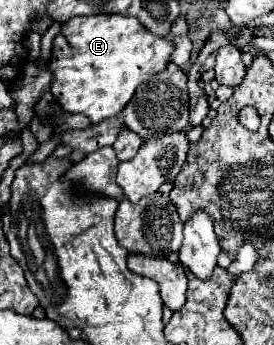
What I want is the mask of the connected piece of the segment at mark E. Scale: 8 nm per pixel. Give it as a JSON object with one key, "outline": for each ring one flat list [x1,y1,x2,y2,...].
{"outline":[[72,17,62,25,62,33,54,39,54,59,50,61,54,79,50,91,64,111,84,113,92,123,100,123,108,117,120,115,136,87,166,69,166,63,172,61,172,51,174,41,170,37,152,35,134,17]]}

